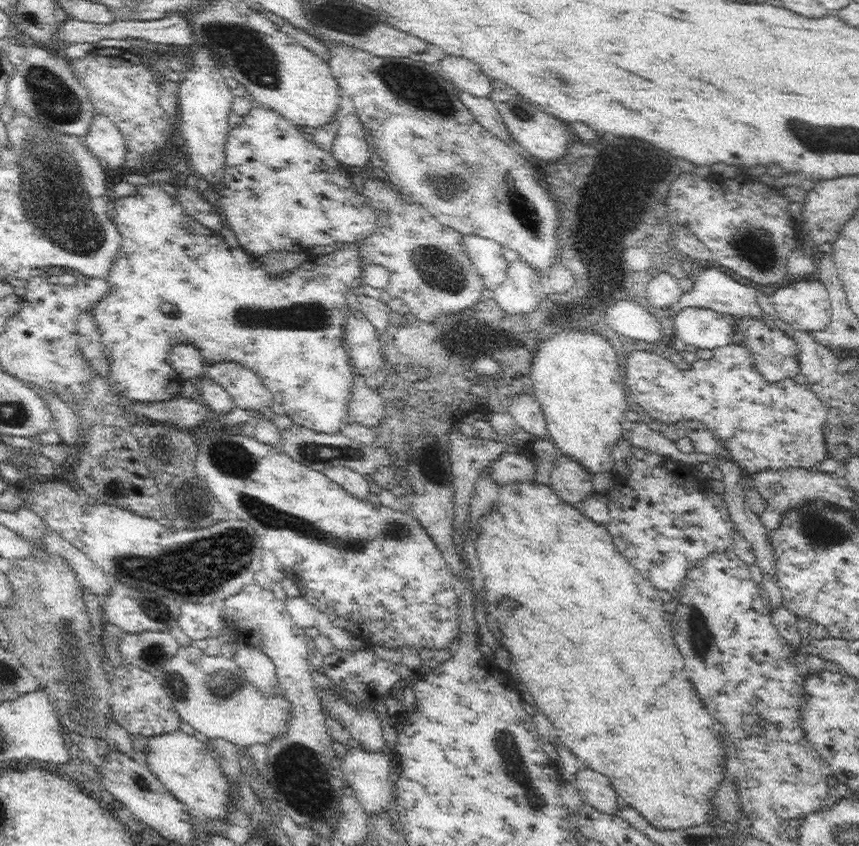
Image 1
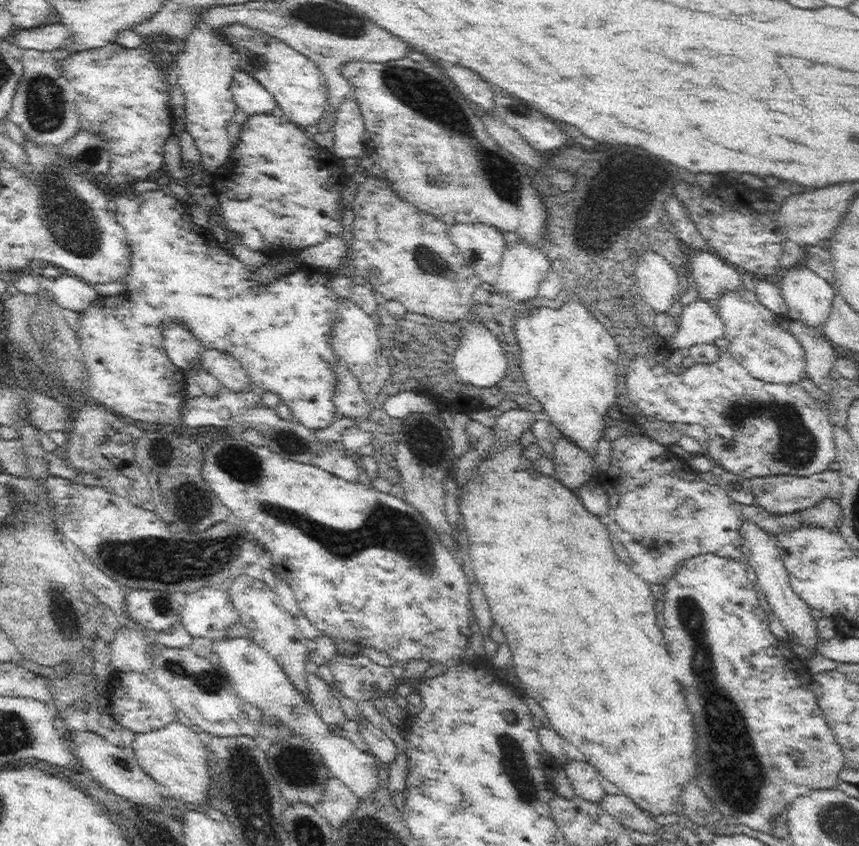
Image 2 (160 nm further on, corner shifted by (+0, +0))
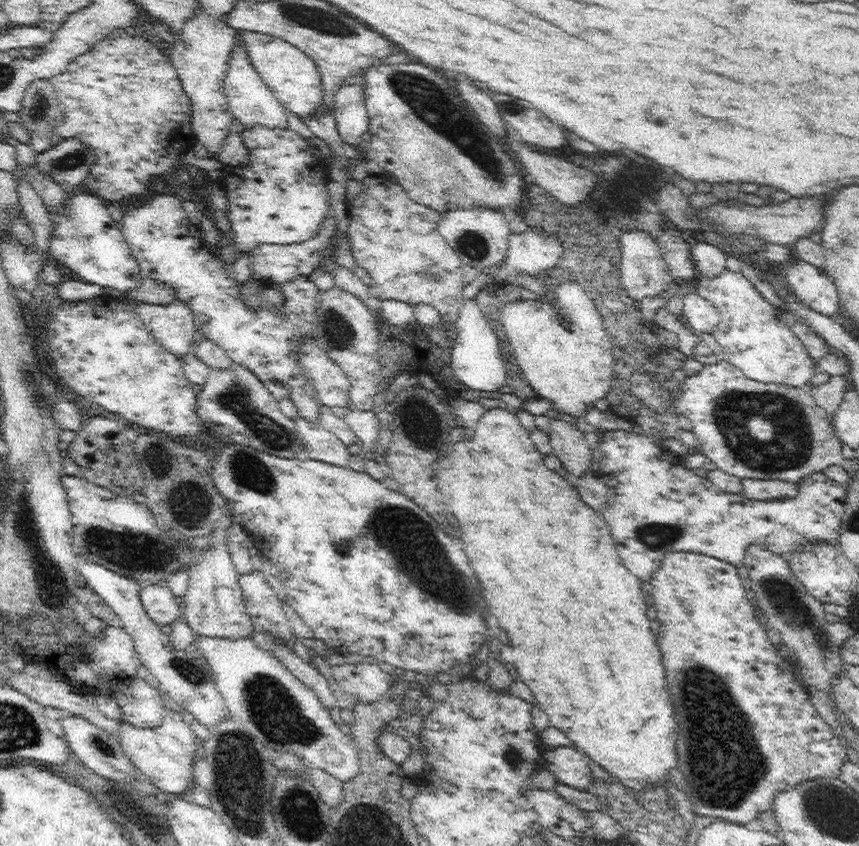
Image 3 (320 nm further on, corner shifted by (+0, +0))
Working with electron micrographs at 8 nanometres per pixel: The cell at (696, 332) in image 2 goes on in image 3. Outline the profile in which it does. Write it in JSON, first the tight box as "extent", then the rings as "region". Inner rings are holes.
{"extent":[682,292,721,336],"region":[[[697,292],[686,295],[682,302],[683,315],[689,321],[688,328],[698,336],[712,334],[712,330],[719,326],[721,317],[718,310]]]}

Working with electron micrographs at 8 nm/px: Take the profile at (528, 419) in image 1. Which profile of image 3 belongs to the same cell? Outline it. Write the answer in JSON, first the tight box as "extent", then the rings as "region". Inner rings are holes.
{"extent":[437,406,680,794],"region":[[[496,406],[479,418],[475,428],[474,440],[471,438],[470,442],[456,444],[450,458],[441,460],[440,468],[437,470],[437,485],[440,498],[446,500],[446,504],[454,510],[454,516],[460,522],[464,552],[468,554],[472,568],[476,570],[474,574],[480,580],[482,596],[486,596],[488,610],[496,616],[496,620],[500,622],[500,628],[510,638],[514,664],[516,664],[520,680],[526,682],[526,686],[532,690],[537,706],[548,716],[550,726],[564,732],[576,748],[588,755],[591,762],[596,762],[598,766],[610,772],[612,778],[618,780],[622,787],[635,794],[648,794],[656,788],[668,791],[670,770],[676,768],[676,762],[678,762],[676,728],[680,724],[676,720],[670,686],[666,682],[666,668],[662,662],[662,652],[658,648],[656,636],[652,634],[650,620],[646,614],[648,604],[646,604],[647,594],[642,591],[643,580],[634,576],[624,566],[613,544],[613,536],[603,514],[582,502],[572,480],[549,471],[544,466],[543,455],[538,453],[529,432],[522,427],[516,414]]]}

